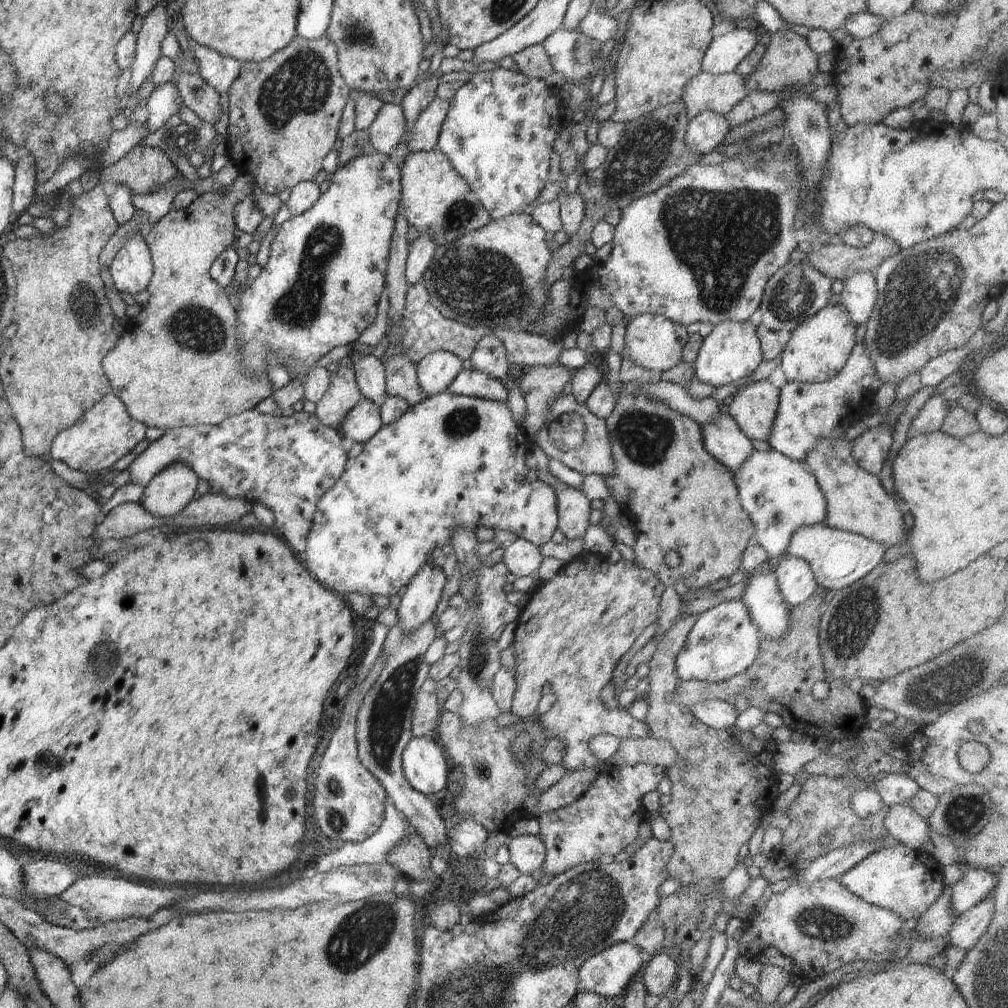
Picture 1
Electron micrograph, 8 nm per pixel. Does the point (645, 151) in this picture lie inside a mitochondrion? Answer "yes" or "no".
yes

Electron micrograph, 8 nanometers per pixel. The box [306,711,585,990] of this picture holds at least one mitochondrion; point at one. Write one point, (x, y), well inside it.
(363, 934)

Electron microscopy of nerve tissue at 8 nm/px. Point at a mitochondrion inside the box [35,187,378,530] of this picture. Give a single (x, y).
(299, 306)

